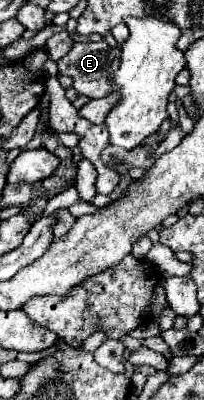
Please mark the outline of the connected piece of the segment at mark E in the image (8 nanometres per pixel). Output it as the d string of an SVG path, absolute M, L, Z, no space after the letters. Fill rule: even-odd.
M75 43L59 61L59 75L71 77L73 89L89 99L111 93L111 75L119 69L119 47L99 43Z

